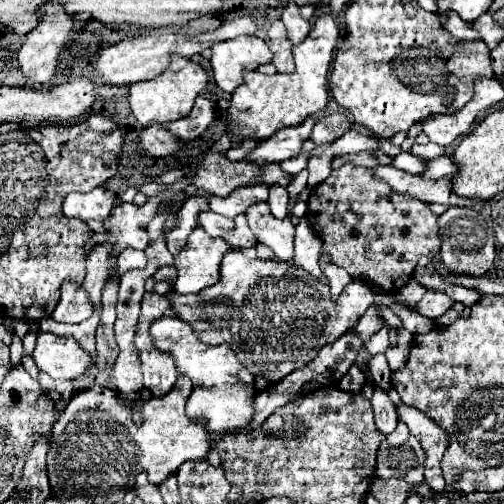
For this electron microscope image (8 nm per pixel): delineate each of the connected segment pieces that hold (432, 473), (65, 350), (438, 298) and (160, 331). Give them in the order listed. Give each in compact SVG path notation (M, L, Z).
M400 405L398 407L398 415L400 419L408 425L410 433L418 437L424 453L426 453L426 461L424 461L424 481L432 487L432 491L444 491L446 483L442 477L442 469L440 469L440 459L448 447L448 435L442 427L438 427L432 419L428 419L424 413L420 413L414 407L408 405Z
M40 333L38 343L34 347L34 361L40 371L48 373L54 379L76 379L86 373L86 369L92 365L92 355L88 351L82 351L82 347L72 337L58 337L54 333Z
M426 289L422 301L418 303L418 311L420 315L428 317L428 319L438 319L442 317L456 301L452 297L448 297L442 291L434 291L434 289Z
M162 317L152 323L150 333L154 337L154 343L160 351L168 351L174 355L174 361L178 365L180 373L188 373L194 381L192 397L186 405L186 413L192 419L206 417L206 429L212 433L230 433L240 427L246 427L254 417L254 397L258 393L256 389L256 375L248 371L234 355L232 347L228 343L222 345L206 345L200 341L200 337L188 327L188 323L180 319Z

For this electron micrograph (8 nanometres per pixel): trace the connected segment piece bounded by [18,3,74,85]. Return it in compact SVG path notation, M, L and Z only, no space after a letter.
M60 3L48 4L48 15L44 15L40 25L26 35L26 41L18 51L20 69L28 79L32 79L32 83L42 85L52 79L52 75L56 73L58 55L60 55L62 47L66 45L66 39L68 39L72 27L74 27L74 15L68 15Z

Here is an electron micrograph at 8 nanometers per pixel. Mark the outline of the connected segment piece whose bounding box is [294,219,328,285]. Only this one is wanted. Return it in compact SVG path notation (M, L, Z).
M300 219L295 227L294 263L328 285L328 280L319 267L322 242L316 235L308 219Z

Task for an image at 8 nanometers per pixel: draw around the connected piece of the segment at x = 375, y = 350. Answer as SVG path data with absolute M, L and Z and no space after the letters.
M380 329L376 335L372 335L372 339L366 343L366 349L370 355L378 355L384 353L388 347L388 329Z

